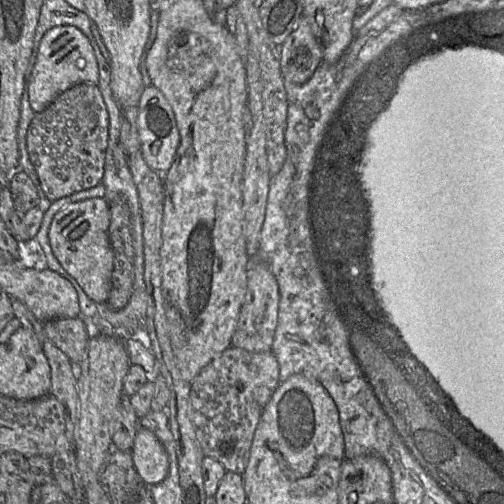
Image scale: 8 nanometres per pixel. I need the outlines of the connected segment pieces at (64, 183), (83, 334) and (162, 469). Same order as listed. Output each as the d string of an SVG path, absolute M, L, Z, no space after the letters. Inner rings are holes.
M75 84L62 92L42 112L34 115L27 132L27 150L40 180L41 188L51 202L95 187L102 182L108 136L109 115L96 84Z
M58 317L48 320L44 322L44 333L57 348L68 356L72 364L81 363L85 358L90 338L81 317Z
M140 427L131 453L134 467L144 484L151 486L162 482L167 477L168 456L153 432Z

